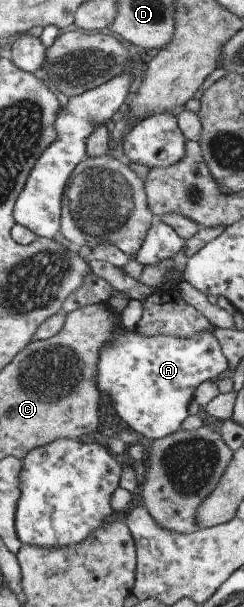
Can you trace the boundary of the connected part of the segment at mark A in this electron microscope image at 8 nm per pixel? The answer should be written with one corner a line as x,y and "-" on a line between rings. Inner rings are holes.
135,329
122,334
113,334
113,338
105,343
98,352
94,370
95,388
105,396
109,396
116,414
127,424
128,428
142,434
149,440
163,438
179,430
179,425
187,416
187,405
198,384
213,381
228,370
226,358
220,351
218,340
207,329
196,332
190,337
157,335
144,337

